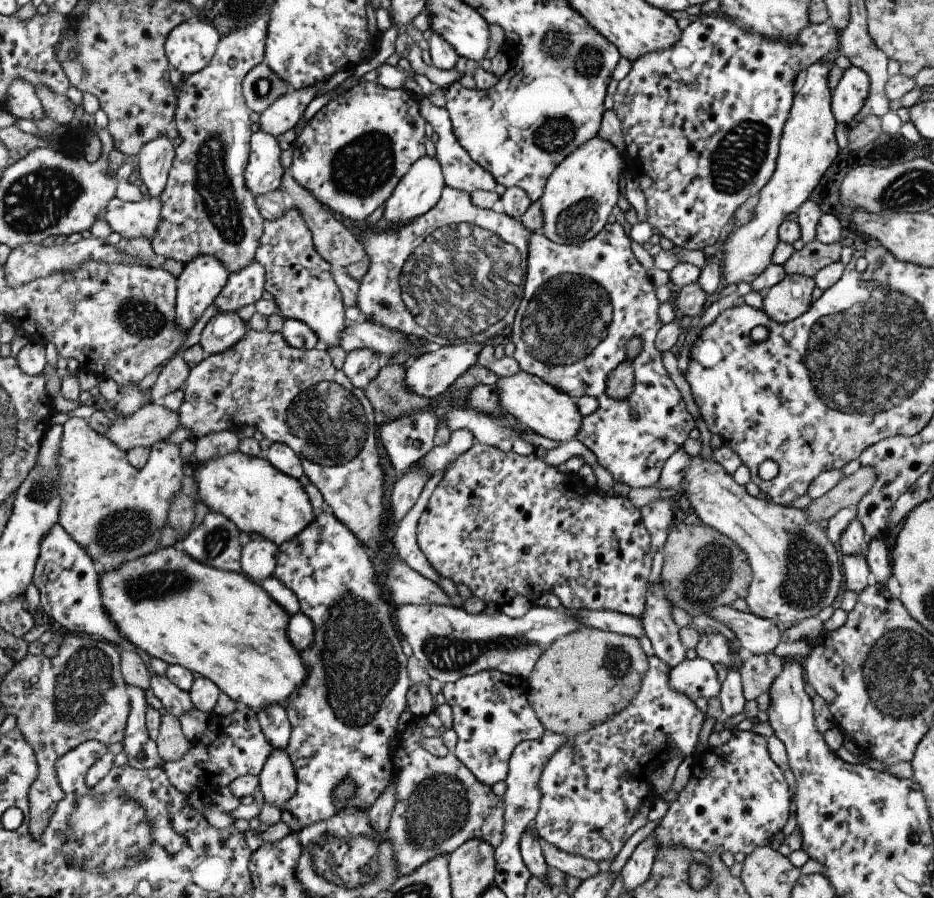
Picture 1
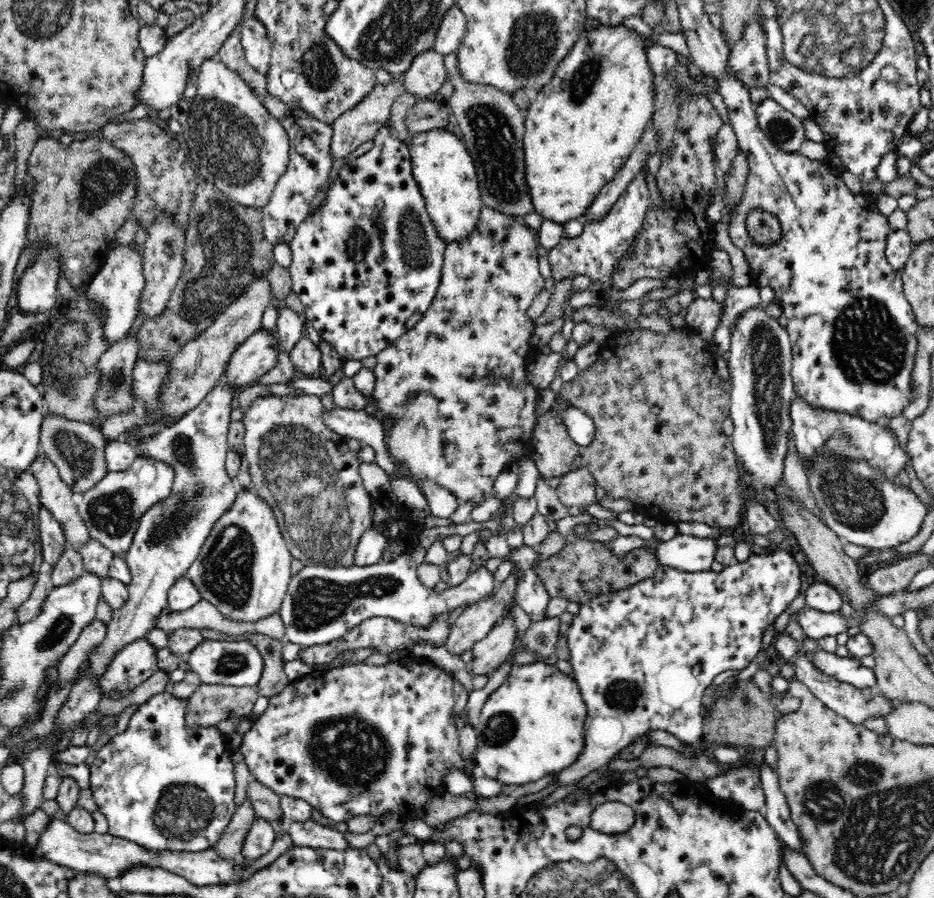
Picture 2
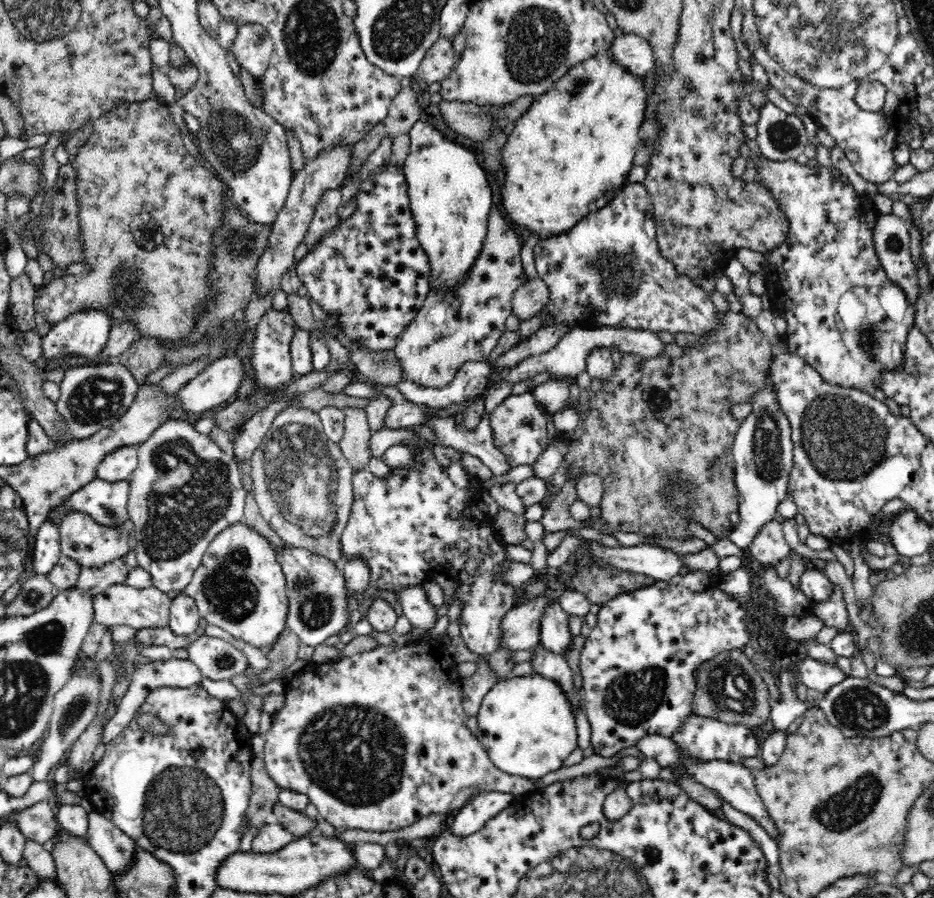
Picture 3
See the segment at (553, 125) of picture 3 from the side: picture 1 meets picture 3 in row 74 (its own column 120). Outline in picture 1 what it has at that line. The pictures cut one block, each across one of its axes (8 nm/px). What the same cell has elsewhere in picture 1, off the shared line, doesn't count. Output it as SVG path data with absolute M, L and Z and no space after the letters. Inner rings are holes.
M173 546L160 547L155 552L150 552L150 554L142 556L142 558L138 558L138 560L126 562L126 564L118 566L112 572L100 573L99 576L104 610L108 612L108 616L116 624L118 632L129 641L131 647L140 648L140 650L146 652L151 658L155 657L164 660L169 666L176 664L185 667L191 672L196 671L202 677L212 680L212 683L216 684L220 691L226 693L237 704L241 702L245 706L248 706L248 708L254 710L269 707L270 704L284 705L294 692L298 692L298 688L302 688L302 684L304 684L304 680L308 676L308 670L306 670L306 664L302 662L301 653L292 645L290 638L288 638L288 632L286 632L288 630L290 614L278 602L272 600L258 583L254 583L242 572L224 571L206 566L206 564L200 564L200 562L192 560L179 546Z

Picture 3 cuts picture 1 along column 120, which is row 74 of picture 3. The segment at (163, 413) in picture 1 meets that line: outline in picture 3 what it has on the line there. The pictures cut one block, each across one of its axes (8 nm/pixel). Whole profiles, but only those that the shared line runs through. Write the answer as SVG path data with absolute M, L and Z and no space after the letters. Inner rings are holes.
M441 36L434 46L427 50L415 77L426 81L428 85L440 83L450 76L457 62L452 41Z

